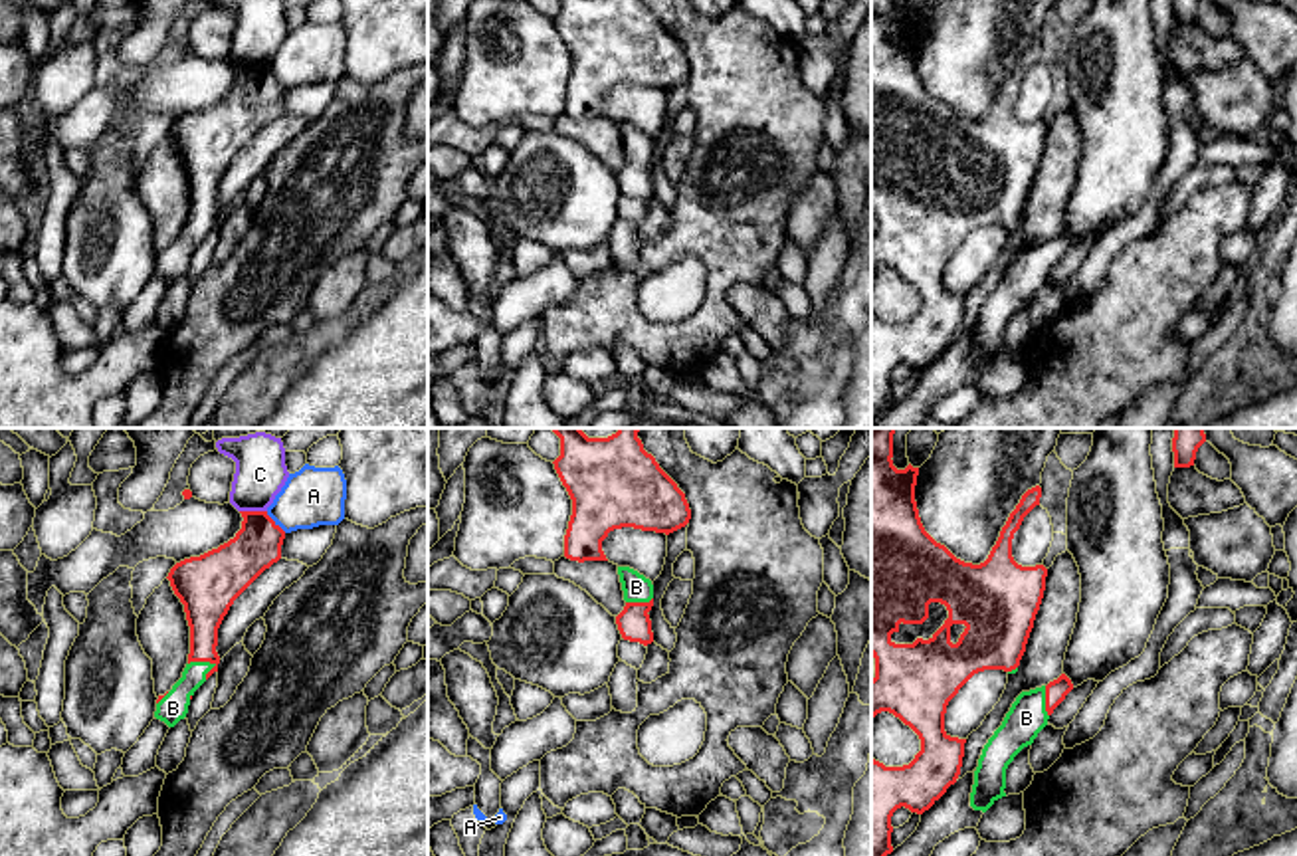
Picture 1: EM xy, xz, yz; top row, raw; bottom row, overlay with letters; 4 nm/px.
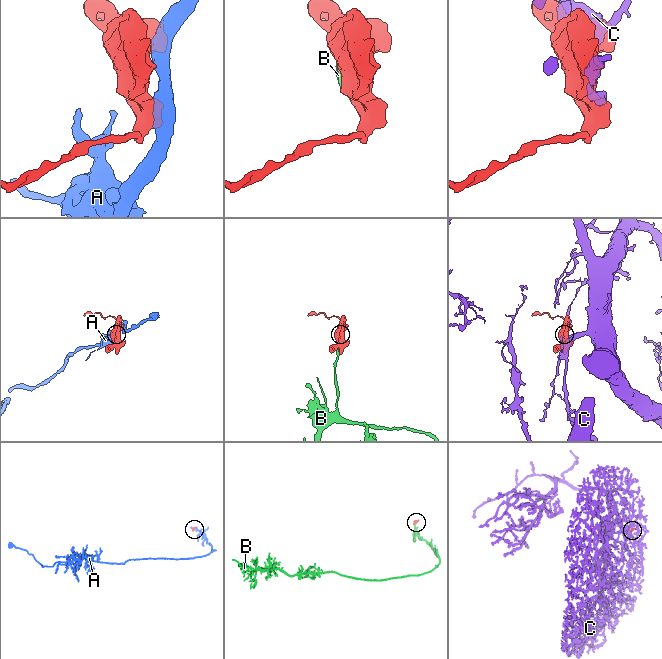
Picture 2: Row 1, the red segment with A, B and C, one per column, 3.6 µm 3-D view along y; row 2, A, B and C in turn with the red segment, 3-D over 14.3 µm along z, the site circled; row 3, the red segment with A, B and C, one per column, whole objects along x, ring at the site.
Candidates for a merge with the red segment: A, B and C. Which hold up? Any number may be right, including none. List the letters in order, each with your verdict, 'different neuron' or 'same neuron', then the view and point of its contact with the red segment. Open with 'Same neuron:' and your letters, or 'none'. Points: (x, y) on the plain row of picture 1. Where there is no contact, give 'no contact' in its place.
Same neuron: B
A: different neuron; contact xy (274, 78)
B: same neuron; contact xy (202, 216)
C: different neuron; contact xy (254, 68)

